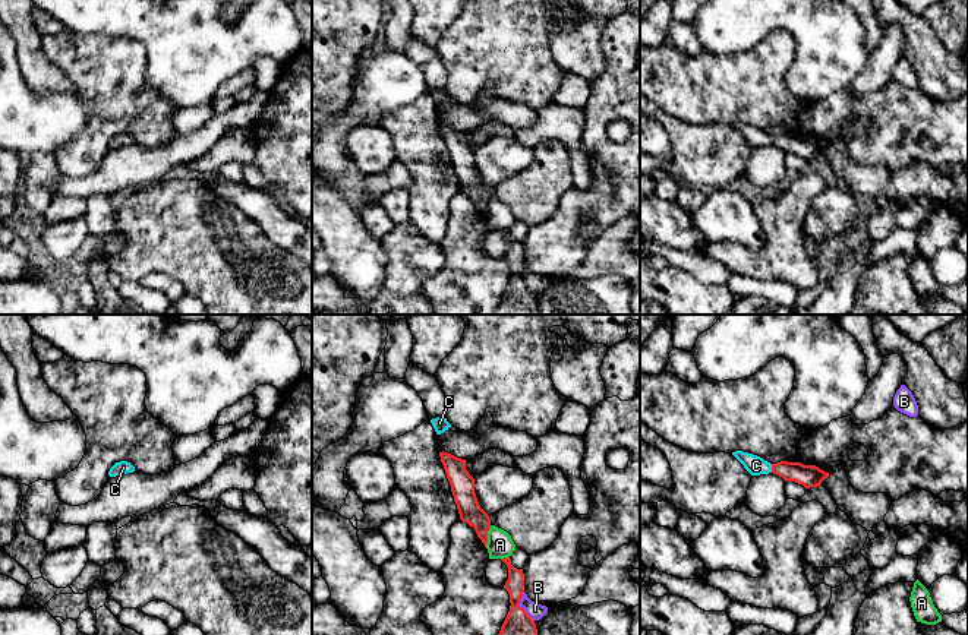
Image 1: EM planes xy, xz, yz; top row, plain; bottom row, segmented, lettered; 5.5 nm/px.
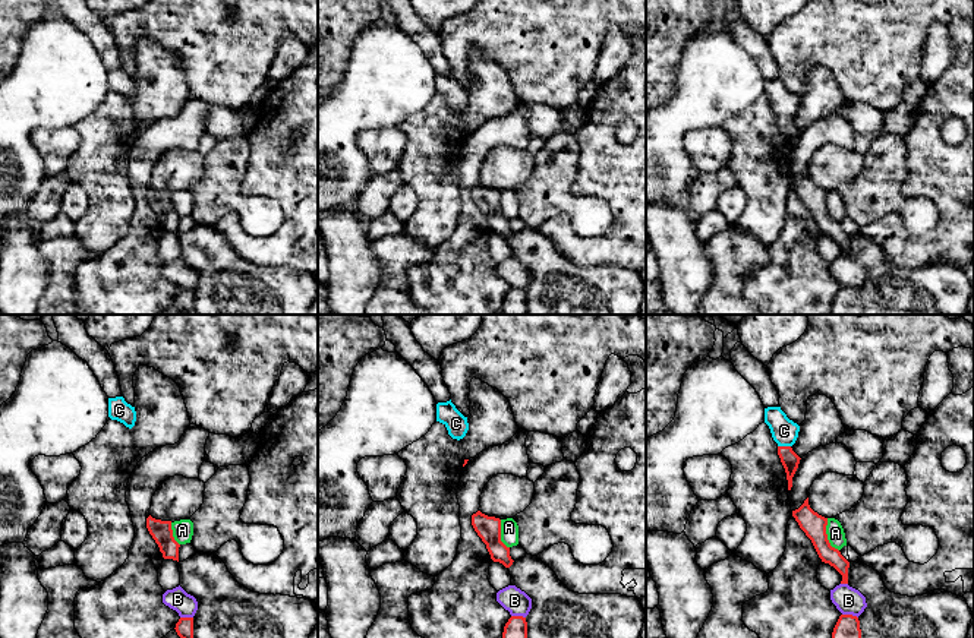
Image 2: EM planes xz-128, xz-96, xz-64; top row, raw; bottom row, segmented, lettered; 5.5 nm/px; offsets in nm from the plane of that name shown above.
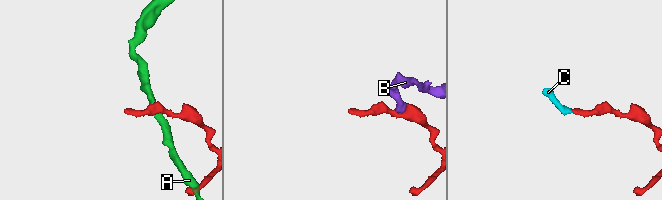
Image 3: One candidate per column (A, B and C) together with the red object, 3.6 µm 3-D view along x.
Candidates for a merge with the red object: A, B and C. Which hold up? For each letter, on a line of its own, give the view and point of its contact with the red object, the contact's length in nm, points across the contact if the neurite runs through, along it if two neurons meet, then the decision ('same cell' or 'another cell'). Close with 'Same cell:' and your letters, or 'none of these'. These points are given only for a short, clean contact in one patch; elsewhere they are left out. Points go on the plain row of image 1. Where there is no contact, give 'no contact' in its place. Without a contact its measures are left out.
A: contact xz (486, 208); length 120 nm; border xz (491, 198), (485, 218); another cell
B: contact xz (519, 278); length 180 nm; border xz (523, 264), (519, 277), (533, 293); another cell
C: contact yz (772, 141); length 50 nm; way yz (810, 148), (784, 141), (772, 141), (756, 138); same cell
Same cell: C

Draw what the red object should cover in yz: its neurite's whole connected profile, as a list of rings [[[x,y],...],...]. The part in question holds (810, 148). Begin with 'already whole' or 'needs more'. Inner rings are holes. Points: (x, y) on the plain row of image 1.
needs more; [[[735,123],[732,124],[732,127],[751,148],[773,145],[782,149],[785,154],[795,154],[798,157],[803,157],[805,161],[817,159],[824,151],[829,149],[829,145],[820,142],[816,138],[804,138],[801,135],[788,133],[770,136],[757,127],[742,123]]]

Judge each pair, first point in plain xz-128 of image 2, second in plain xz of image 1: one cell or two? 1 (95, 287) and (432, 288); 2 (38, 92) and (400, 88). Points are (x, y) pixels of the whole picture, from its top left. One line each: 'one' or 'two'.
1: one
2: one

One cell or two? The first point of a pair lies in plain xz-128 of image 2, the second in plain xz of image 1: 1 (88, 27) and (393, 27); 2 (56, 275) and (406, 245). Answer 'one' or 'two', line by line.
1: two
2: one

